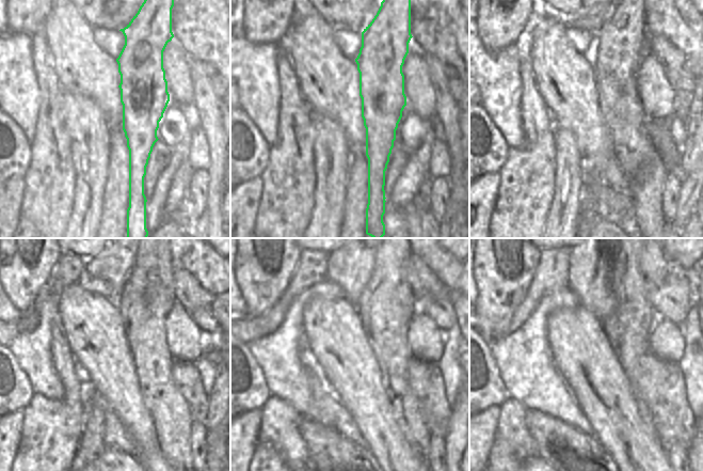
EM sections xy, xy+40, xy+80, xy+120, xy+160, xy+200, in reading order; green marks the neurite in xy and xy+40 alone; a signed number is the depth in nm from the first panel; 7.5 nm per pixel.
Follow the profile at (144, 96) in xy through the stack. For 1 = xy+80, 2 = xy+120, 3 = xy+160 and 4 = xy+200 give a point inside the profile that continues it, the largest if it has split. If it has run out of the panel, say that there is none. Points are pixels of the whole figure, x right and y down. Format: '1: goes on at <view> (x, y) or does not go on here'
1: goes on at xy+80 (623, 43)
2: goes on at xy+120 (147, 296)
3: goes on at xy+160 (385, 312)
4: goes on at xy+200 (626, 330)

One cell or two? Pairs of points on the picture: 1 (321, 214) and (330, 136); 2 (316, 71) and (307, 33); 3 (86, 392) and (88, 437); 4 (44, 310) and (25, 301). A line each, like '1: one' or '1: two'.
1: one
2: one
3: one
4: two

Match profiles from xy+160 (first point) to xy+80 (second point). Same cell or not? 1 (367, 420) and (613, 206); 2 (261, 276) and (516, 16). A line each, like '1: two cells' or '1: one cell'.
1: two cells
2: one cell

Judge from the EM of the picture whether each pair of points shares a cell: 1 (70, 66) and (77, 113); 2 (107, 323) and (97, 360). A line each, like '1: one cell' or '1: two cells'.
1: two cells
2: one cell

